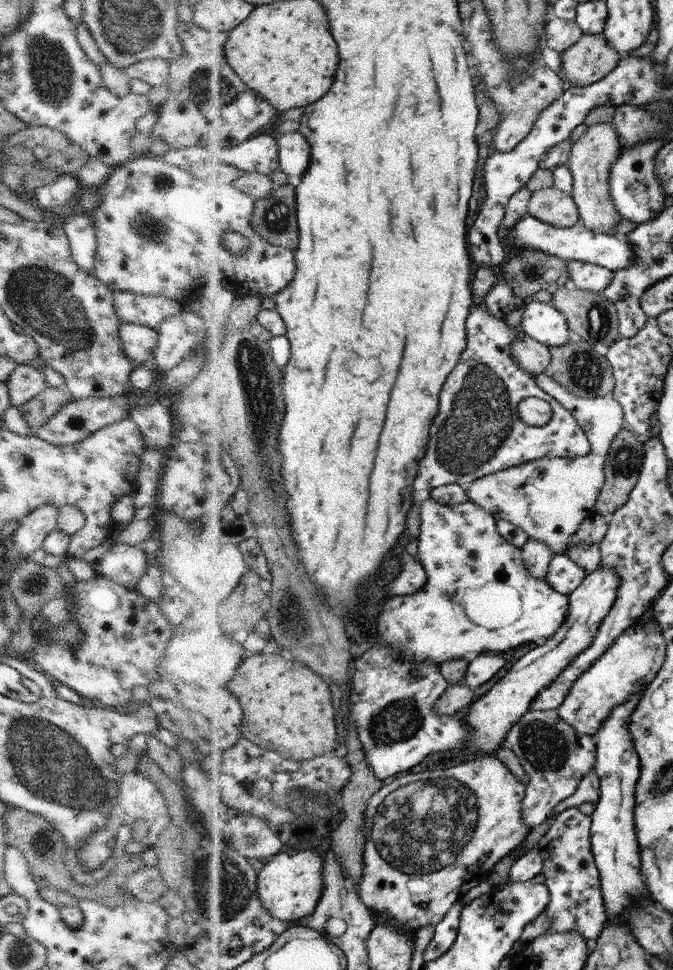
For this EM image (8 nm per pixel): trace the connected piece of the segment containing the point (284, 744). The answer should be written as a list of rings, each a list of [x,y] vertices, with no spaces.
[[[281,651],[272,654],[249,653],[229,684],[245,710],[245,737],[250,740],[254,736],[262,736],[276,744],[270,749],[298,761],[328,755],[338,748],[332,690],[328,692],[328,682],[320,674],[302,664]]]

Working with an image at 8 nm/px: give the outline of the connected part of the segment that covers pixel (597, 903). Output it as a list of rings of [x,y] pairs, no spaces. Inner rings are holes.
[[[578,807],[558,814],[538,841],[536,849],[544,858],[544,882],[549,887],[549,906],[545,908],[546,916],[550,918],[548,932],[576,930],[587,941],[597,939],[605,930],[608,913],[592,848],[592,816],[583,814]]]

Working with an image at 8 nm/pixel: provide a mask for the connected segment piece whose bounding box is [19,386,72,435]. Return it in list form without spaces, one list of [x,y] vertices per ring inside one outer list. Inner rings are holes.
[[[47,386],[32,400],[19,406],[19,409],[22,413],[22,418],[28,422],[31,434],[35,435],[37,430],[44,426],[70,400],[72,400],[71,392],[66,388]]]

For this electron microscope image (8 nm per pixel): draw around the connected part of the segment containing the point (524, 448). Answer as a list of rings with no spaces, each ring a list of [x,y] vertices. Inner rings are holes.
[[[477,302],[474,310],[470,312],[470,328],[468,329],[469,346],[466,347],[466,356],[462,356],[462,364],[458,364],[458,368],[454,370],[454,376],[450,376],[450,384],[446,384],[446,392],[442,394],[442,412],[432,428],[430,450],[426,454],[426,460],[422,462],[422,472],[416,480],[416,488],[436,490],[440,486],[449,484],[467,487],[483,476],[505,471],[507,468],[514,468],[532,460],[550,457],[576,459],[588,455],[592,445],[573,413],[560,401],[554,400],[554,397],[537,383],[537,379],[532,374],[522,370],[512,360],[510,346],[514,340],[524,338],[525,332],[510,328],[505,320],[498,320],[498,317],[491,314],[481,302]],[[528,397],[541,398],[550,404],[551,417],[544,426],[526,426],[520,420],[518,404]]]

